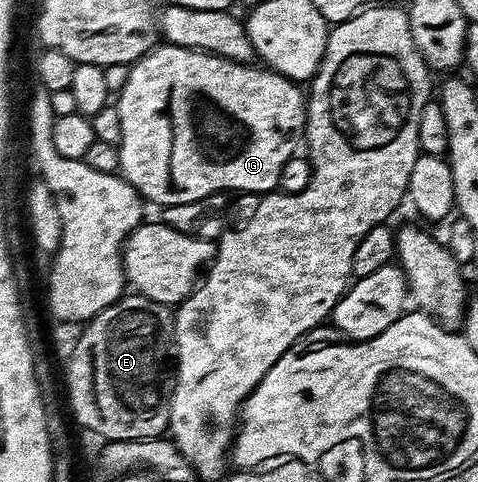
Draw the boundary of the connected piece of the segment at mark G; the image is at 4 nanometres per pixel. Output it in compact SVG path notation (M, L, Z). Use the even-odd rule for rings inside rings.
M159 44L150 51L149 54L145 54L142 58L138 59L137 62L130 66L130 75L128 80L124 84L124 88L117 91L116 94L116 105L120 112L120 136L122 137L121 142L118 143L118 164L120 167L121 177L125 178L139 194L142 195L143 199L147 203L158 202L159 207L171 206L172 204L192 204L196 200L204 200L208 196L213 194L221 194L223 192L231 192L230 190L243 190L246 194L254 194L253 196L261 196L263 194L269 194L279 189L278 181L282 178L282 173L286 170L286 165L290 162L290 157L297 152L298 146L300 150L300 143L303 141L306 133L306 104L308 98L304 93L303 87L299 83L293 82L290 78L285 78L283 74L278 74L275 70L271 70L262 64L251 64L248 62L233 62L227 58L220 57L219 54L211 54L204 50L189 50L183 46L171 46L169 44Z

